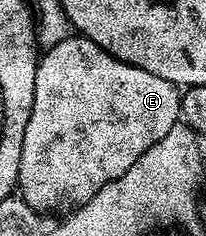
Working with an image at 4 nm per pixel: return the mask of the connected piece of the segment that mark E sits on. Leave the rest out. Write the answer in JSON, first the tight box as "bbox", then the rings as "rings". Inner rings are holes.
{"bbox":[17,35,182,215],"rings":[[[81,35],[66,37],[64,43],[56,43],[56,47],[45,50],[38,58],[32,111],[28,115],[28,127],[24,127],[24,143],[20,151],[17,192],[24,199],[24,203],[28,203],[28,207],[32,207],[40,215],[54,213],[57,209],[66,209],[65,211],[79,209],[92,199],[92,195],[96,195],[96,191],[100,191],[100,187],[112,183],[112,179],[120,179],[120,175],[124,175],[124,171],[128,171],[128,167],[132,167],[132,163],[136,163],[136,159],[140,159],[140,155],[144,155],[144,151],[148,151],[152,143],[160,143],[160,139],[164,139],[168,131],[175,129],[179,124],[181,112],[182,99],[179,86],[172,84],[168,79],[160,79],[160,75],[152,75],[152,71],[144,71],[140,67],[116,59],[111,53],[92,43],[92,39]]]}

